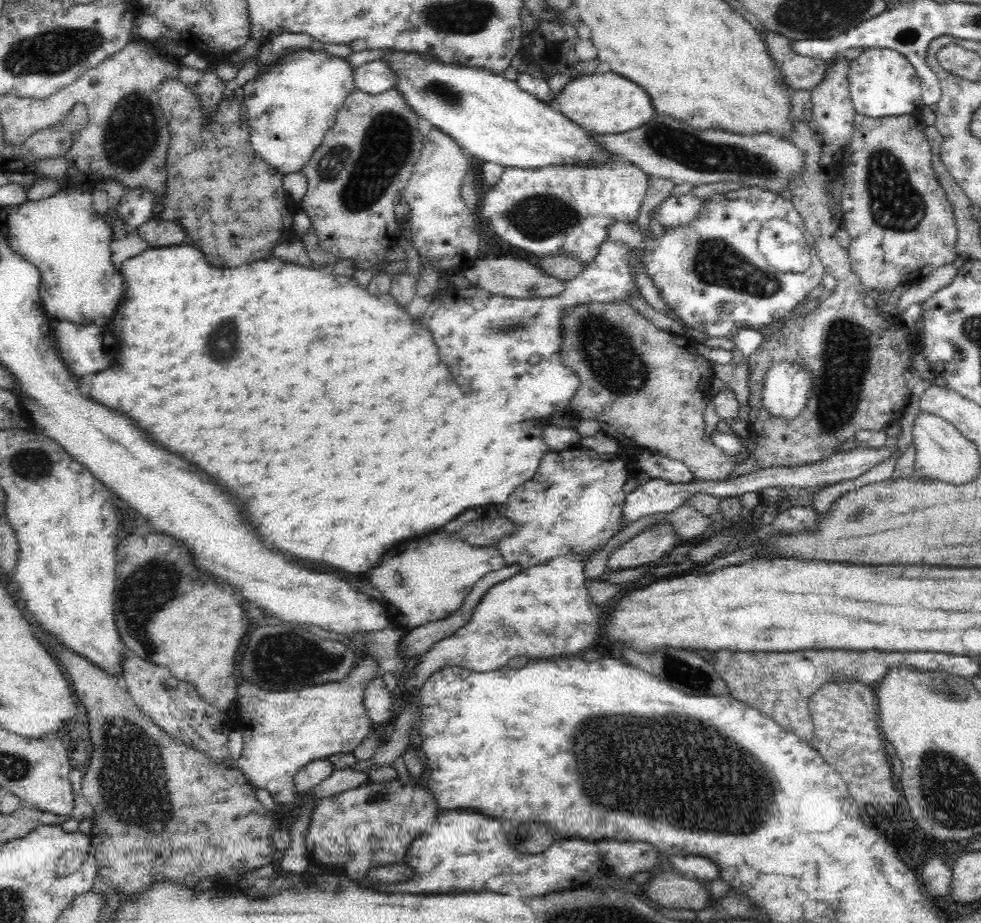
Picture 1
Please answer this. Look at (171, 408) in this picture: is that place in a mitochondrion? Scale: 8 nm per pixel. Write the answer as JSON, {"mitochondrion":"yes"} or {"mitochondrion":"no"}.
{"mitochondrion":"no"}

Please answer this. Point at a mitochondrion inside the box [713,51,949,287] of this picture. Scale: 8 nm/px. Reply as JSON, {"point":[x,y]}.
{"point":[895,204]}

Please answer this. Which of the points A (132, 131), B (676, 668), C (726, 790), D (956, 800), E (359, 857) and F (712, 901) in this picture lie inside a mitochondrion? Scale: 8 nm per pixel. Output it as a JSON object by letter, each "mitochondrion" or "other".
{"A":"mitochondrion","B":"mitochondrion","C":"mitochondrion","D":"mitochondrion","E":"other","F":"other"}

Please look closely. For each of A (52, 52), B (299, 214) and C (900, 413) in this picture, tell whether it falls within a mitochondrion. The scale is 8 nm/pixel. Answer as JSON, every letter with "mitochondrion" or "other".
{"A":"mitochondrion","B":"other","C":"other"}

